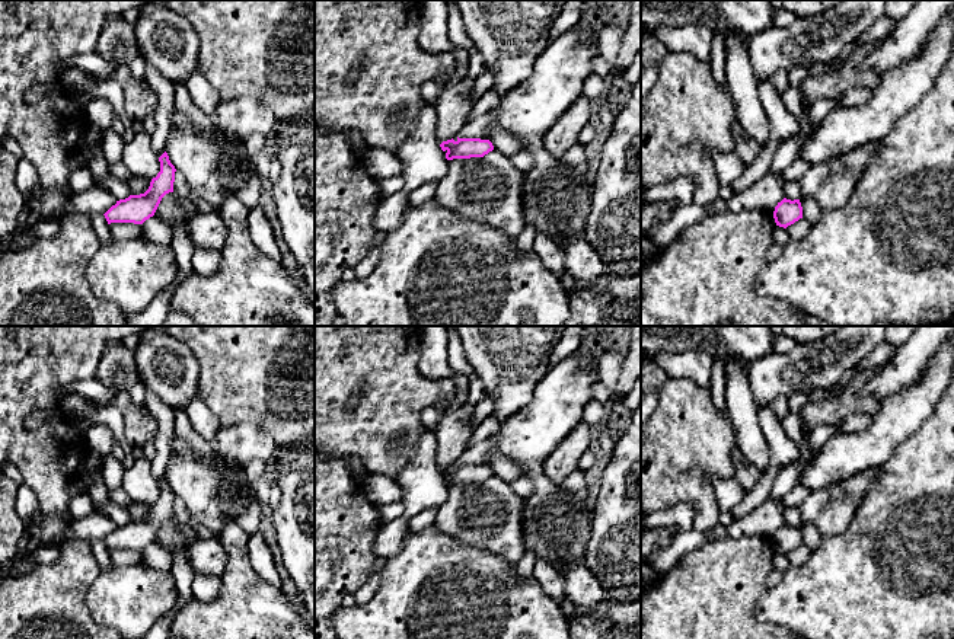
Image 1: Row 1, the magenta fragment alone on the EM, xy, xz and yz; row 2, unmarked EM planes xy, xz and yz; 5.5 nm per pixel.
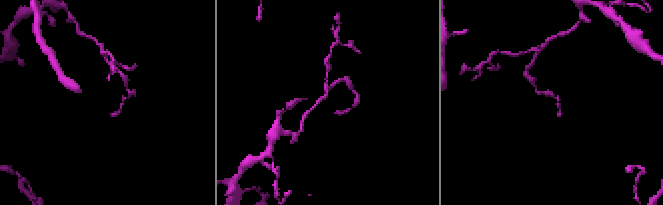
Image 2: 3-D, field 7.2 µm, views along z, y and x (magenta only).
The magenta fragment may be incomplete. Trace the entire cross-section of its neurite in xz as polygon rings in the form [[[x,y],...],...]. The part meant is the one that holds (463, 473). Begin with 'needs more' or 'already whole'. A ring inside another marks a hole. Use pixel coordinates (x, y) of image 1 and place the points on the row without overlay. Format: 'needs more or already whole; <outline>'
already whole; [[[459,463],[456,467],[453,464],[443,467],[440,473],[446,479],[447,486],[484,483],[494,476],[494,472],[489,466]]]

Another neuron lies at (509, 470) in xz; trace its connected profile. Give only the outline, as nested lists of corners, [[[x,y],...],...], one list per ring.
[[[494,456],[489,461],[489,467],[492,469],[494,476],[505,482],[513,482],[524,475],[523,466],[513,460],[502,459],[501,456]]]

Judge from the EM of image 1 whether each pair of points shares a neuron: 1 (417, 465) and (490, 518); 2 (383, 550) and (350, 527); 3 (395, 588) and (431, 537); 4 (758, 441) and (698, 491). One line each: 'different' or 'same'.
1: same
2: different
3: same
4: different

